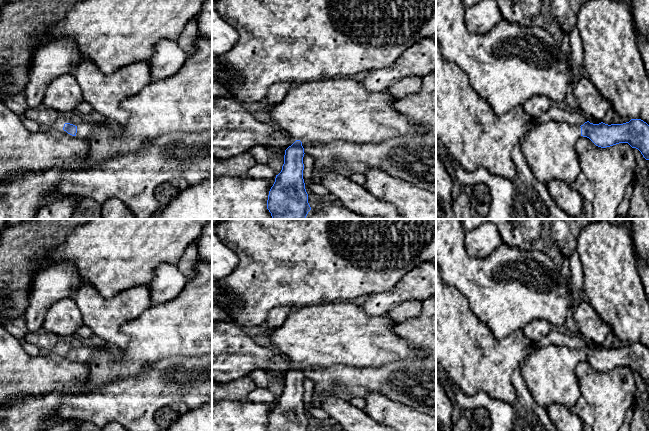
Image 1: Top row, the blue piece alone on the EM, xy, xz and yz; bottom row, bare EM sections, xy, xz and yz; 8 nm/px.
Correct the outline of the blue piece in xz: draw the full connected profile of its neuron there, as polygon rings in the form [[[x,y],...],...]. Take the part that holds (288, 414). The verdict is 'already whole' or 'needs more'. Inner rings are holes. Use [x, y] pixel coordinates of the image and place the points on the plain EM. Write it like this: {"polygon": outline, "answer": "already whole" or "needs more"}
{"polygon": [[[339,301],[311,305],[288,314],[278,327],[266,330],[275,351],[289,357],[296,365],[285,374],[284,388],[276,399],[267,424],[267,431],[310,431],[303,403],[303,368],[328,368],[343,365],[355,368],[381,367],[407,359],[419,360],[421,354],[393,331],[389,316],[370,316],[361,305]]], "answer": "needs more"}

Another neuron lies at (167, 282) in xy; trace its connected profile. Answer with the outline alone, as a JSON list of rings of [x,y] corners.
[[[162,263],[154,270],[152,280],[148,285],[150,300],[153,304],[171,301],[180,295],[186,283],[186,276],[176,265]]]

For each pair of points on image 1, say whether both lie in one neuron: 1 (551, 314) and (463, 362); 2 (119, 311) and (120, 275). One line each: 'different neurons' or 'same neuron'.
1: different neurons
2: different neurons

